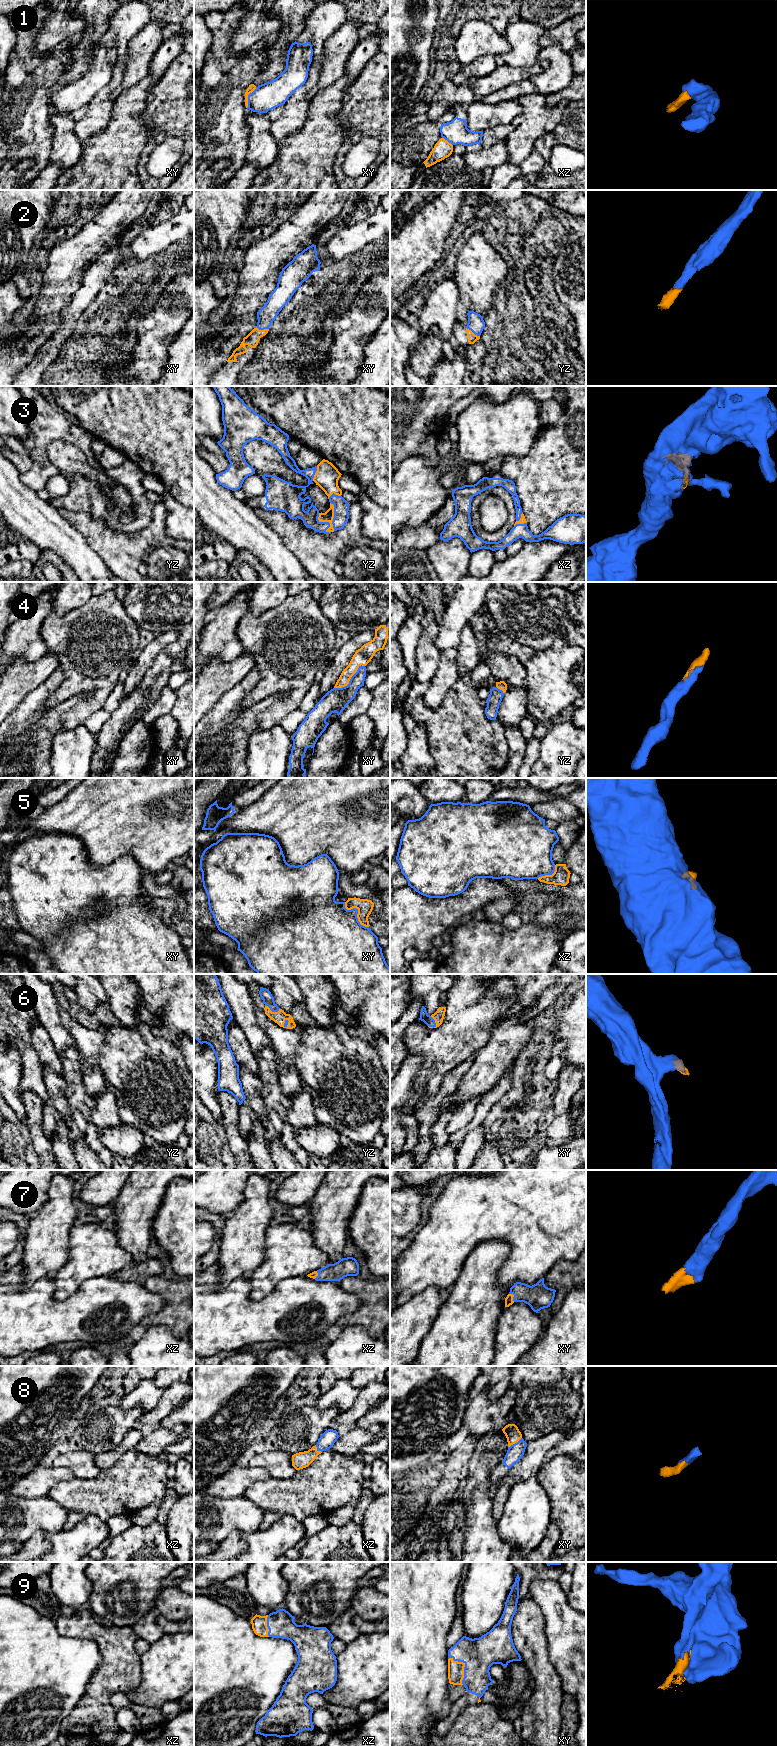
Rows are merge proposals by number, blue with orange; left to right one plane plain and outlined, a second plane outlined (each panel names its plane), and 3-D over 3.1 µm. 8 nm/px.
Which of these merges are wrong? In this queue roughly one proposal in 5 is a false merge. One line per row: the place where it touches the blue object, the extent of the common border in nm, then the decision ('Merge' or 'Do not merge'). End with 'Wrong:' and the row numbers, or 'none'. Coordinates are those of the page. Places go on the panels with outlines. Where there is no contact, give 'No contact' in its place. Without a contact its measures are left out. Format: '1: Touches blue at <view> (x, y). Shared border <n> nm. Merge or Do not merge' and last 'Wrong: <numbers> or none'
1: Touches blue at xy (248, 97). Shared border 190 nm. Do not merge
2: Touches blue at yz (473, 332). Shared border 130 nm. Merge
3: Touches blue at yz (333, 518). Shared border 260 nm. Merge
4: Touches blue at xy (350, 680). Shared border 320 nm. Merge
5: Touches blue at xy (357, 912). Shared border 280 nm. Do not merge
6: Touches blue at xy (434, 1022). Shared border 100 nm. Merge
7: Touches blue at xy (514, 1296). Shared border 80 nm. Merge
8: Touches blue at xy (515, 1443). Shared border 140 nm. Merge
9: Touches blue at xy (464, 1667). Shared border 260 nm. Merge
Wrong: 1, 5

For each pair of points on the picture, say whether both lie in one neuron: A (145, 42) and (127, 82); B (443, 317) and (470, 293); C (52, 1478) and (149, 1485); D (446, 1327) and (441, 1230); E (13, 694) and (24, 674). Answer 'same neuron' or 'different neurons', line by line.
A: same neuron
B: different neurons
C: different neurons
D: different neurons
E: same neuron

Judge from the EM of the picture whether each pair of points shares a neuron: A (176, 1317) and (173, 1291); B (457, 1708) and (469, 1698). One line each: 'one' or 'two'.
A: one
B: one

